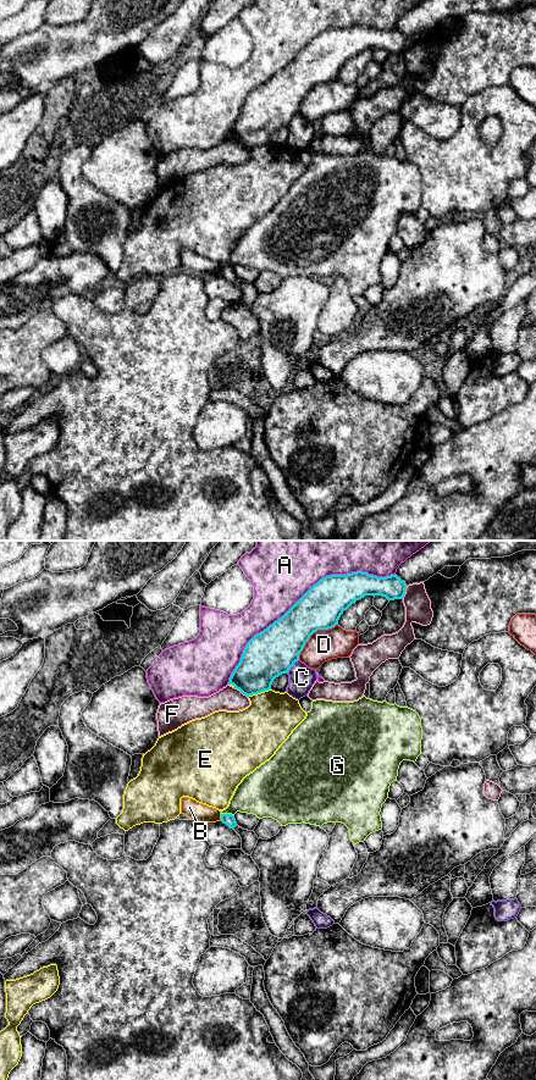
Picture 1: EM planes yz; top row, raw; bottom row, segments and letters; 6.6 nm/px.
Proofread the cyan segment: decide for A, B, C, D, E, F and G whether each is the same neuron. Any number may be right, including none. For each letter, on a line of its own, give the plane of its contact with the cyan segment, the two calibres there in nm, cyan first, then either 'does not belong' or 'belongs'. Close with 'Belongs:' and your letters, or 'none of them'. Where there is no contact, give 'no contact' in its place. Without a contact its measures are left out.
A: meets cyan in yz; 280 nm thick on the cyan side, 380 nm on the other; does not belong
B: meets cyan in yz; 80 nm thick on the cyan side, 120 nm on the other; does not belong
C: meets cyan in yz; 300 nm thick on the cyan side, 160 nm on the other; does not belong
D: meets cyan in yz; 300 nm thick on the cyan side, 200 nm on the other; does not belong
E: meets cyan in yz; 300 nm thick on the cyan side, 340 nm on the other; does not belong
F: meets cyan in yz; 280 nm thick on the cyan side, 160 nm on the other; does not belong
G: meets cyan in yz; 80 nm thick on the cyan side, 280 nm on the other; does not belong
Belongs: none of them

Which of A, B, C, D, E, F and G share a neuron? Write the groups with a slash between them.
A / B G / C / D / E / F

